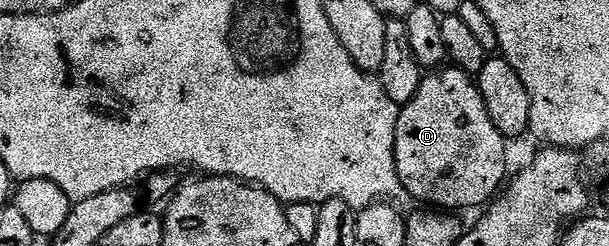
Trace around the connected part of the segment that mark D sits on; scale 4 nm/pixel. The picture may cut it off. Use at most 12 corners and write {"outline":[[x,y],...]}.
{"outline":[[425,74],[401,106],[401,188],[432,209],[483,208],[508,147],[477,80]]}

